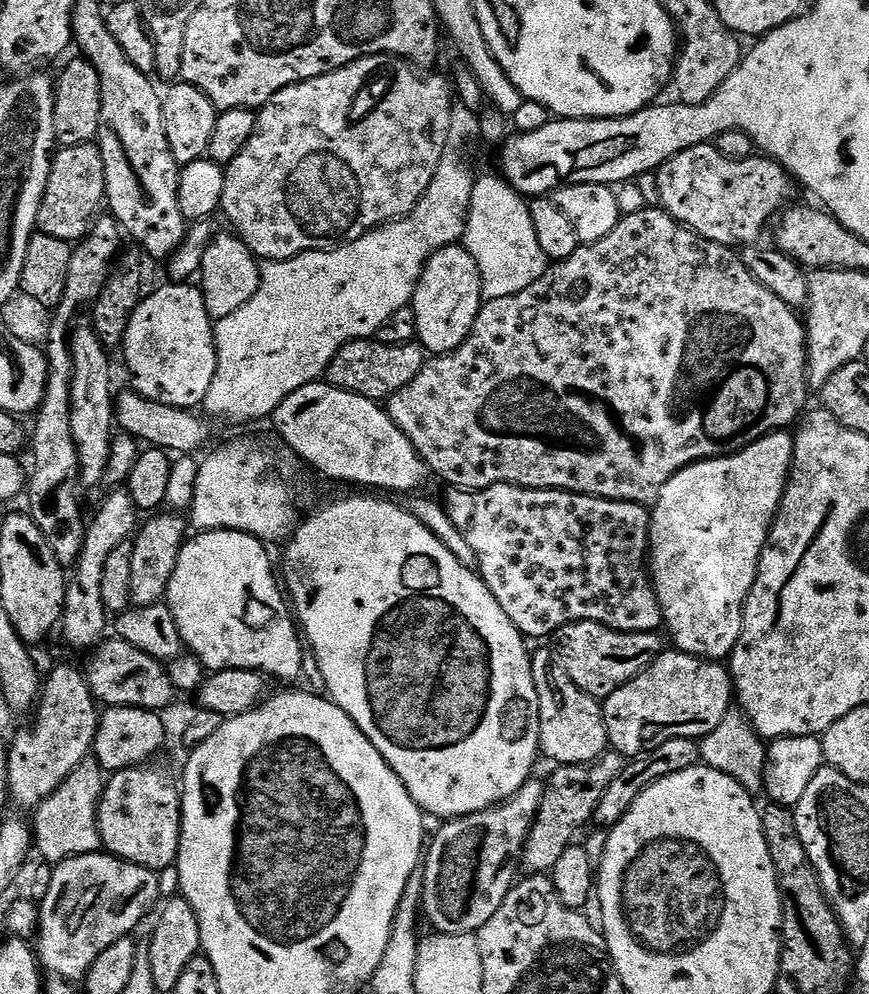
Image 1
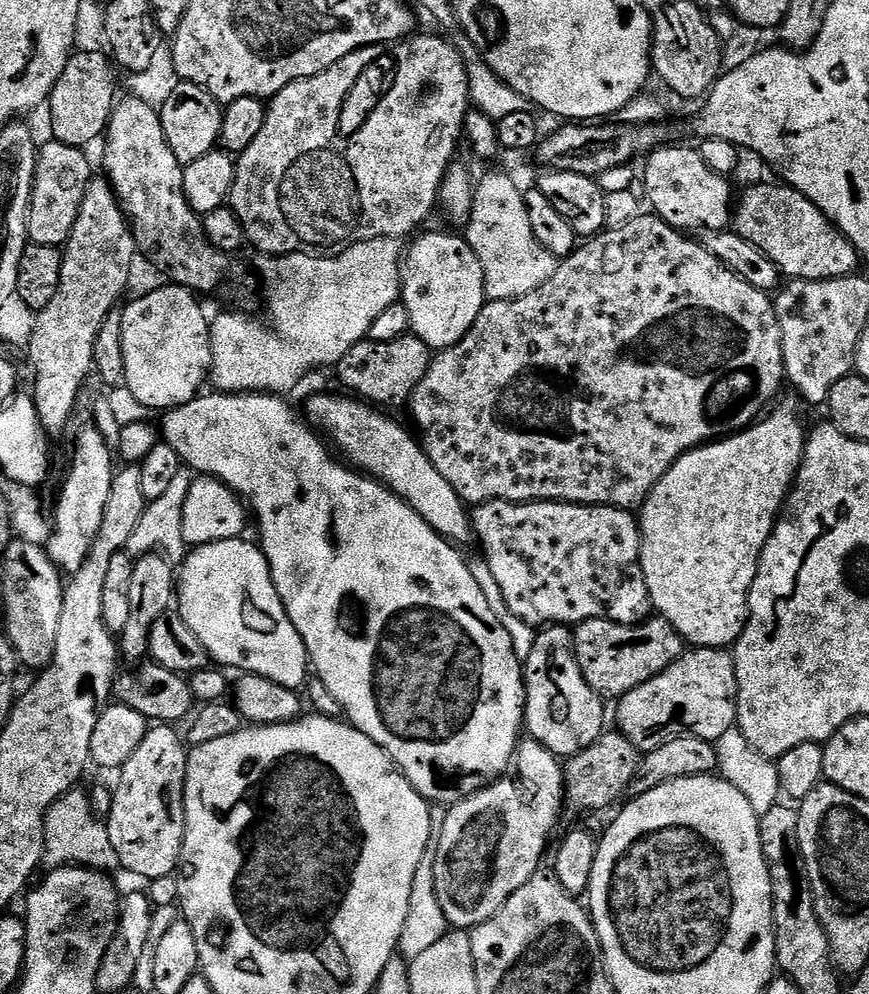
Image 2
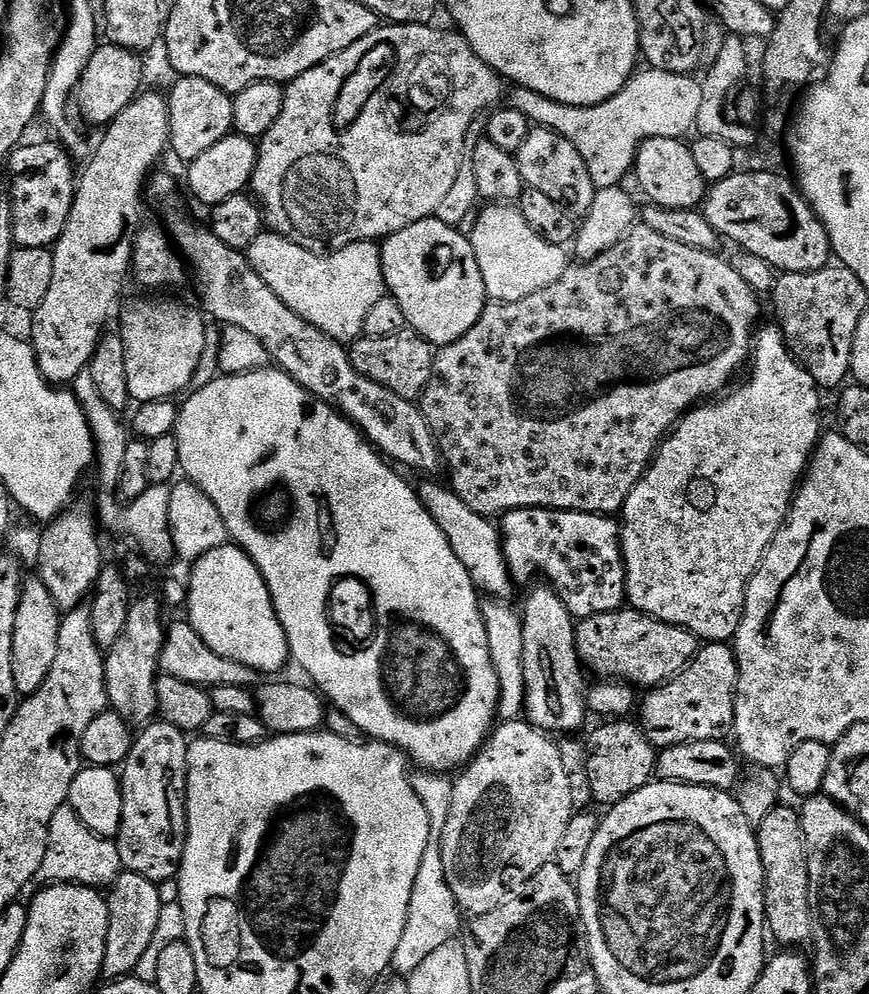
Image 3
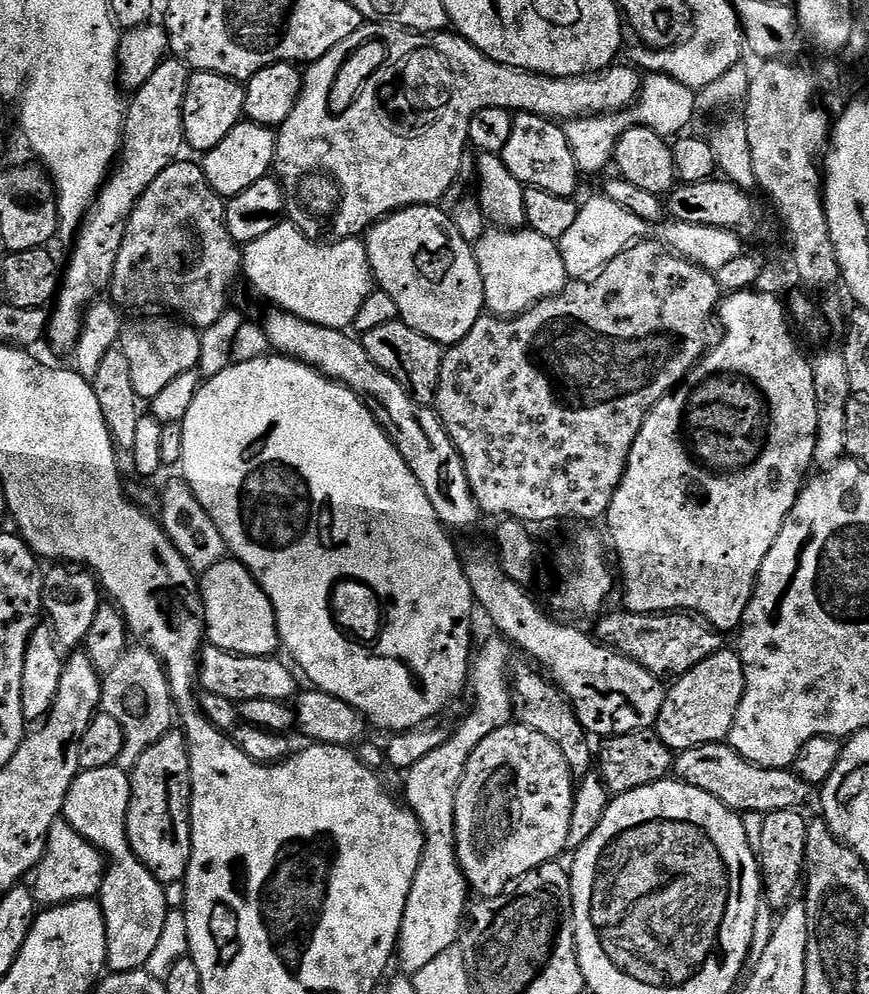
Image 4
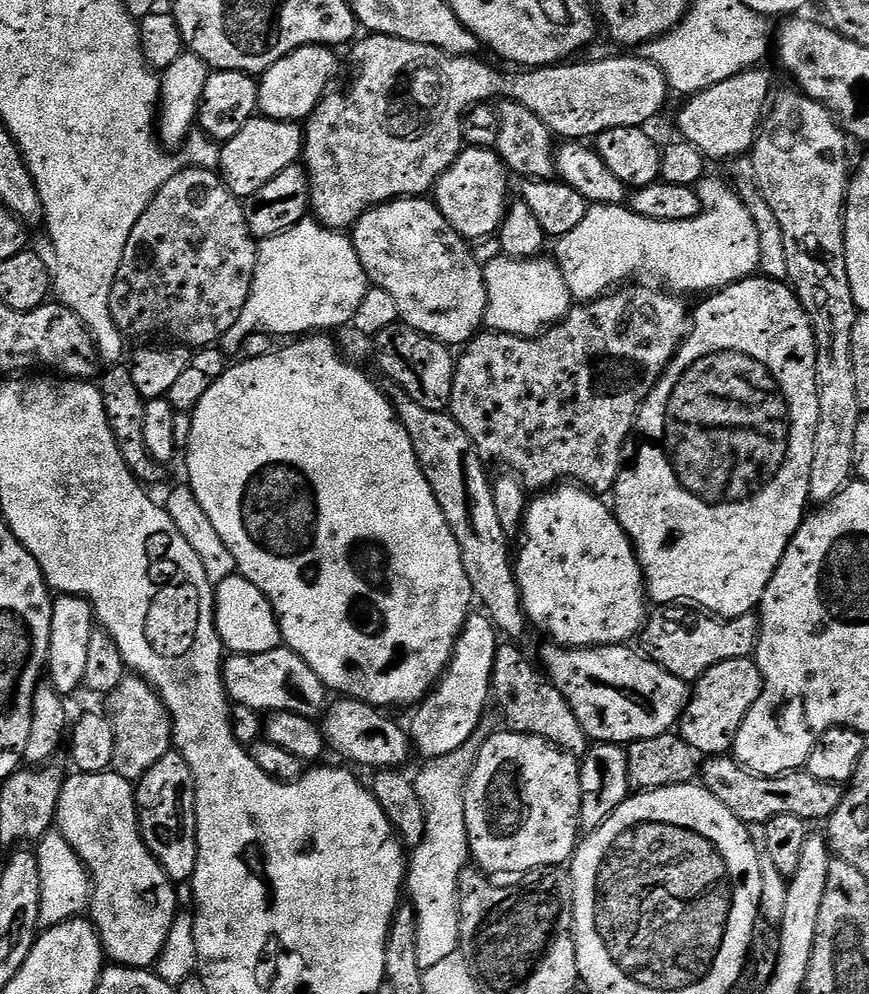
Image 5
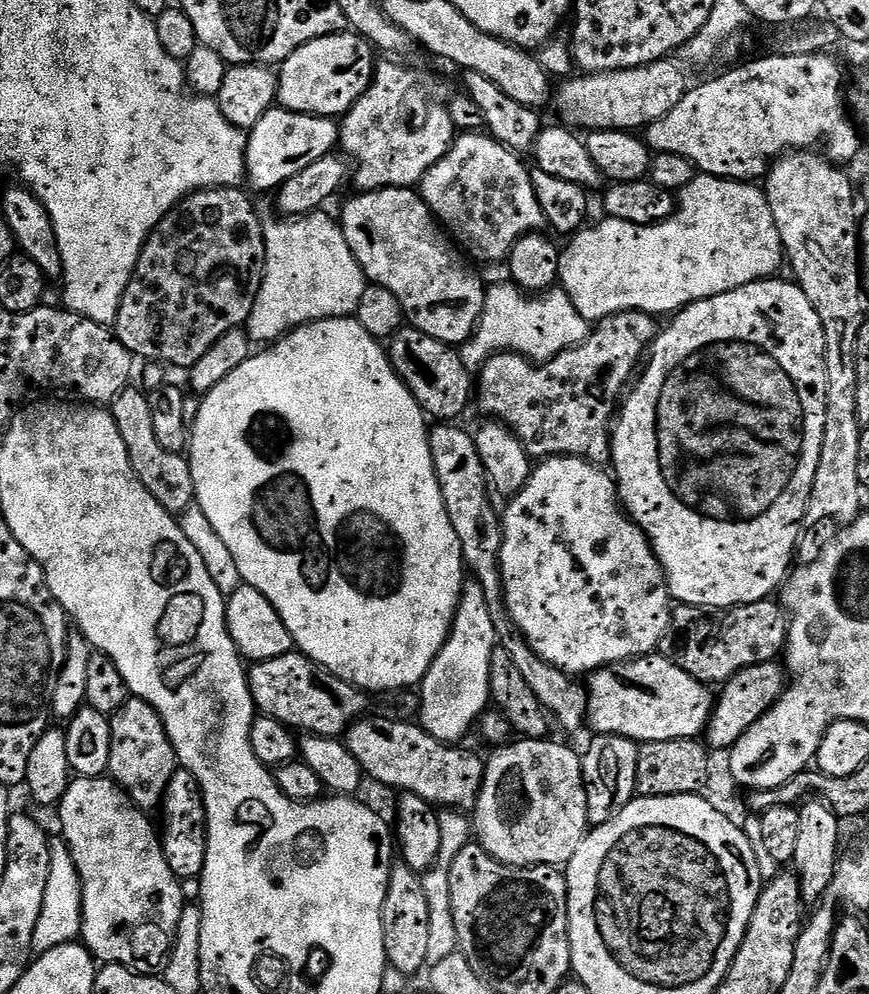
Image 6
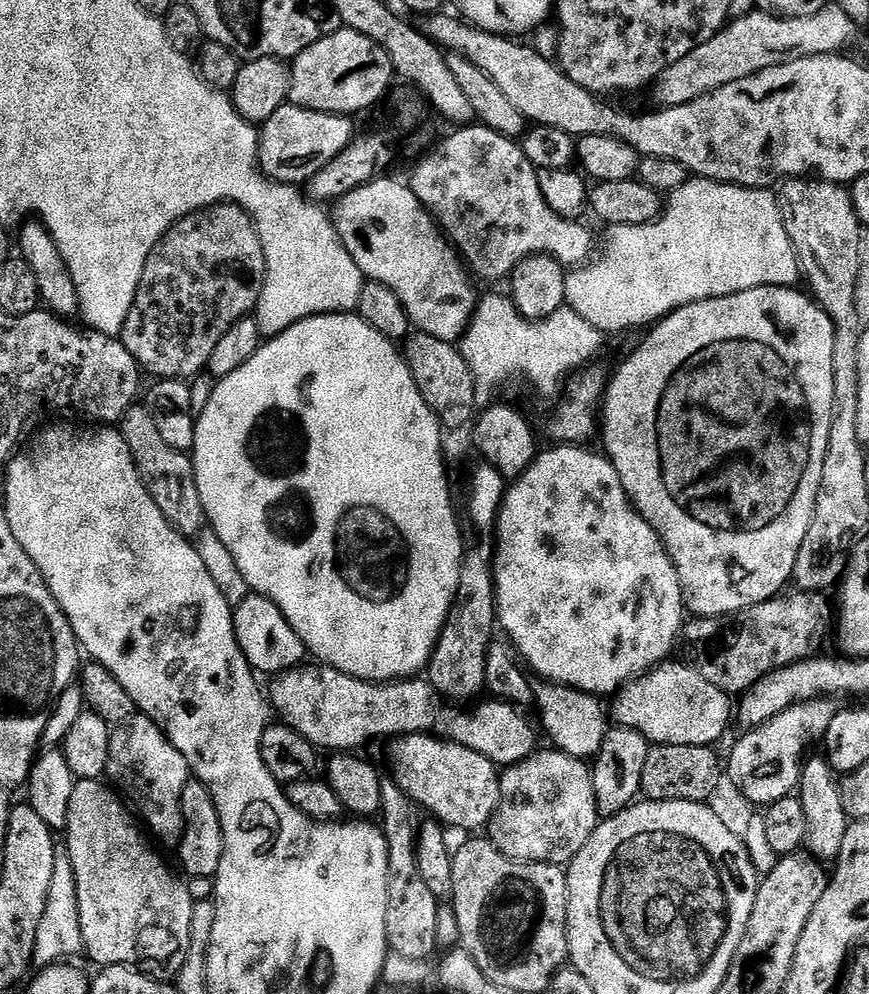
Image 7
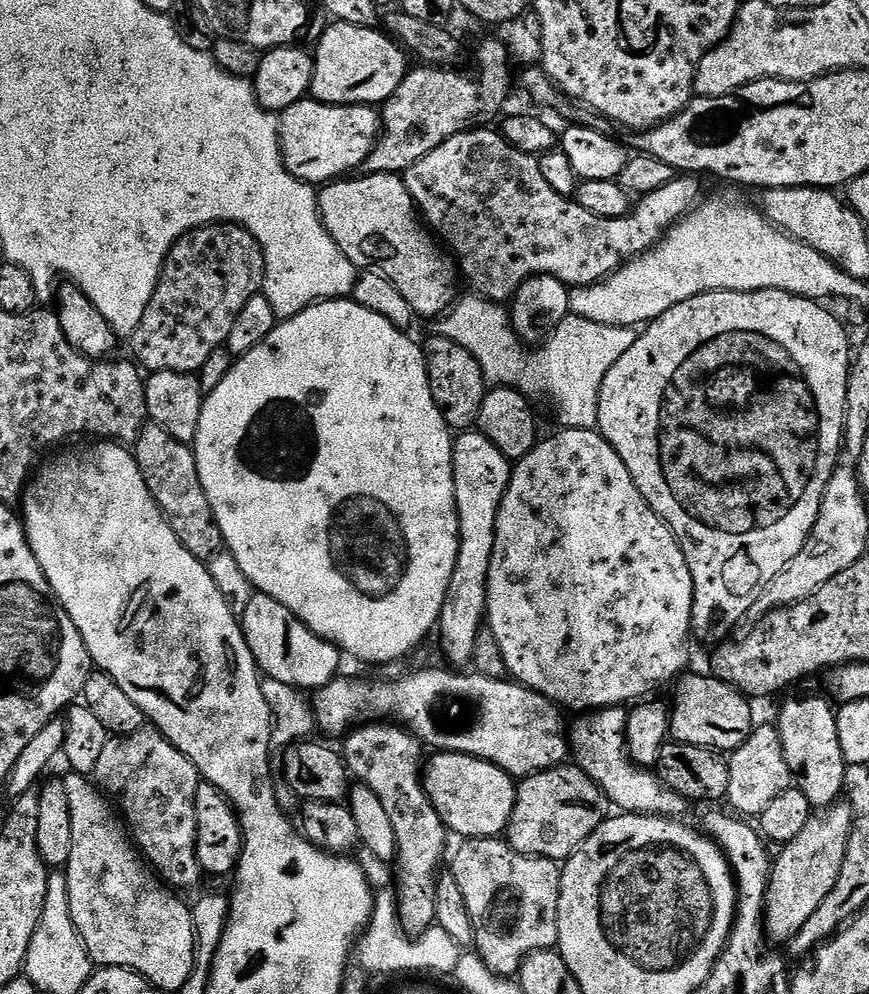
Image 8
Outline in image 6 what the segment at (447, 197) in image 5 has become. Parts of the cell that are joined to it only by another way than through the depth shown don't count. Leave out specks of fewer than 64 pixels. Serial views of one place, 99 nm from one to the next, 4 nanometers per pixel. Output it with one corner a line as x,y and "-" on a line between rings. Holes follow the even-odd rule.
465,132
457,135
450,150
426,174
418,185
420,196
428,204
432,215
442,225
449,237
473,261
500,260
507,261
512,247
528,235
529,232
540,232
545,227
542,206
538,206
538,198
534,194
532,173
529,165
524,165
517,153
502,146
493,136
480,132

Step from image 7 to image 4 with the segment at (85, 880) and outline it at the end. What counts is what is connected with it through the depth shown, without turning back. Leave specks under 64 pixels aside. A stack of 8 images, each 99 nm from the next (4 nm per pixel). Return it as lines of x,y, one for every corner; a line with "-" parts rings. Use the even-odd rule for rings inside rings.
119,766
85,768
74,778
62,813
82,838
86,838
107,860
98,903
104,911
108,939
107,967
112,972
139,972
154,954
162,938
162,926
170,911
165,885
134,854
128,841
128,811
132,778

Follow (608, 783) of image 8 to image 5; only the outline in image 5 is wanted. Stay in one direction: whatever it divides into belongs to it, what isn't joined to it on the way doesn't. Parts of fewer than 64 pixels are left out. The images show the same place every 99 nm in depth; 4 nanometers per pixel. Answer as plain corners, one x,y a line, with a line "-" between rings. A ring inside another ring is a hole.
395,386
389,387
386,395
392,401
402,426
406,426
414,442
414,454
420,469
434,490
438,506
442,506
442,514
446,514
446,522
460,547
466,578
470,578
472,583
473,597
479,603
480,600
484,603
483,611
495,624
501,637
512,642
522,641
530,621
524,615
520,602
520,588
516,585
510,552
508,556
510,537
502,530
502,522
498,522
498,510
492,493
493,481
490,476
488,480
489,469
485,461
472,447
466,430
462,430
462,426
458,426
456,419
447,411
426,410

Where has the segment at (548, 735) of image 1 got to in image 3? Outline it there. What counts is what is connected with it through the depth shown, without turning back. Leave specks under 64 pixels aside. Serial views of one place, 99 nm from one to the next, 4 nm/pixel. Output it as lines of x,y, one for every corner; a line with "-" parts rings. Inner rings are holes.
533,587
533,592
524,600
524,612
522,608
522,662
526,686
524,712
528,723
533,724
541,732
576,734
574,732
583,726
584,719
588,716
588,708
590,709
586,692
584,696
585,673
582,671
580,655
576,652
577,621
555,588
543,587

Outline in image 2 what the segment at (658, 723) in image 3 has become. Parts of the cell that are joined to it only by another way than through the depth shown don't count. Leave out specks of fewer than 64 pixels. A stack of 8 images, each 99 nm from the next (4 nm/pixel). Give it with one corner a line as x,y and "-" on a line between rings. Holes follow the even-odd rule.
692,648
685,651
672,664
666,666
650,682
634,686
626,695
619,697
616,704
615,727
641,753
653,752
660,744
675,736
697,736
715,742
736,727
736,671
731,651
718,648

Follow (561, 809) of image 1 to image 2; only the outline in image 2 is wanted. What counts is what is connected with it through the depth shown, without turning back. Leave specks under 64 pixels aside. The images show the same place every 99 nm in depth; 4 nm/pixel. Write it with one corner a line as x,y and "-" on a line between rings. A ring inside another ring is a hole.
605,730
586,750
563,761
564,797
574,811
587,814
602,806
617,803
627,793
630,782
640,765
641,751
618,730

